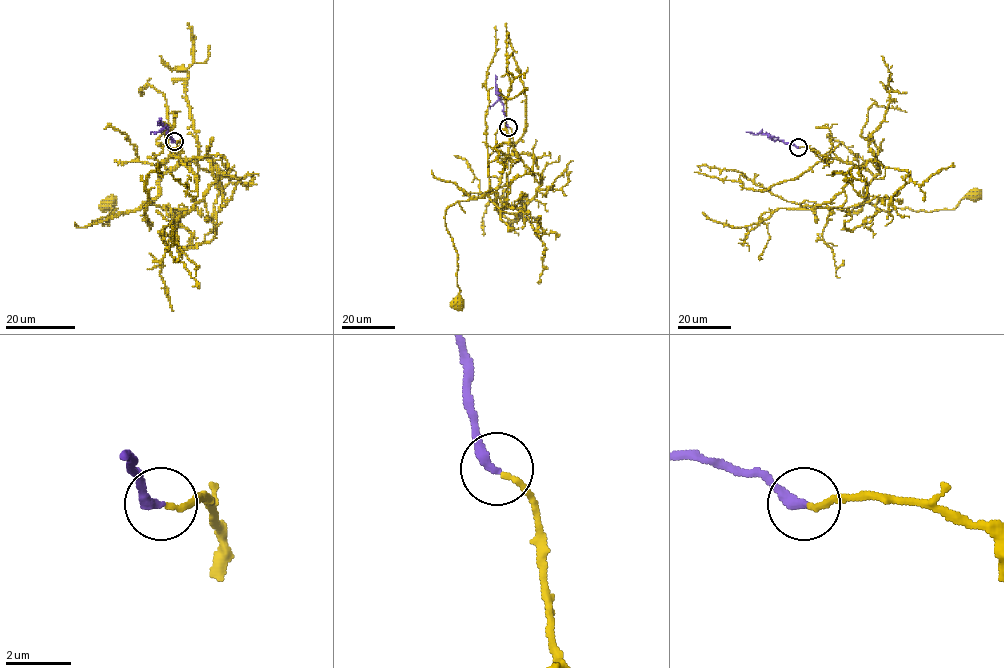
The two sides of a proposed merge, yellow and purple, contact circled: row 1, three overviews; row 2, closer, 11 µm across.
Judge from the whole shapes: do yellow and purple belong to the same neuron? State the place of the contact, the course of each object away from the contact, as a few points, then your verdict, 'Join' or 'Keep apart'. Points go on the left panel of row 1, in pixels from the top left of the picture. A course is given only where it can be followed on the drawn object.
Place: (174, 141). Course of yellow: (174, 141), (180, 157), (159, 168), (158, 194), (143, 207), (92, 224), (109, 225), (109, 203). Course of purple: (174, 141), (167, 128), (158, 122). Join

